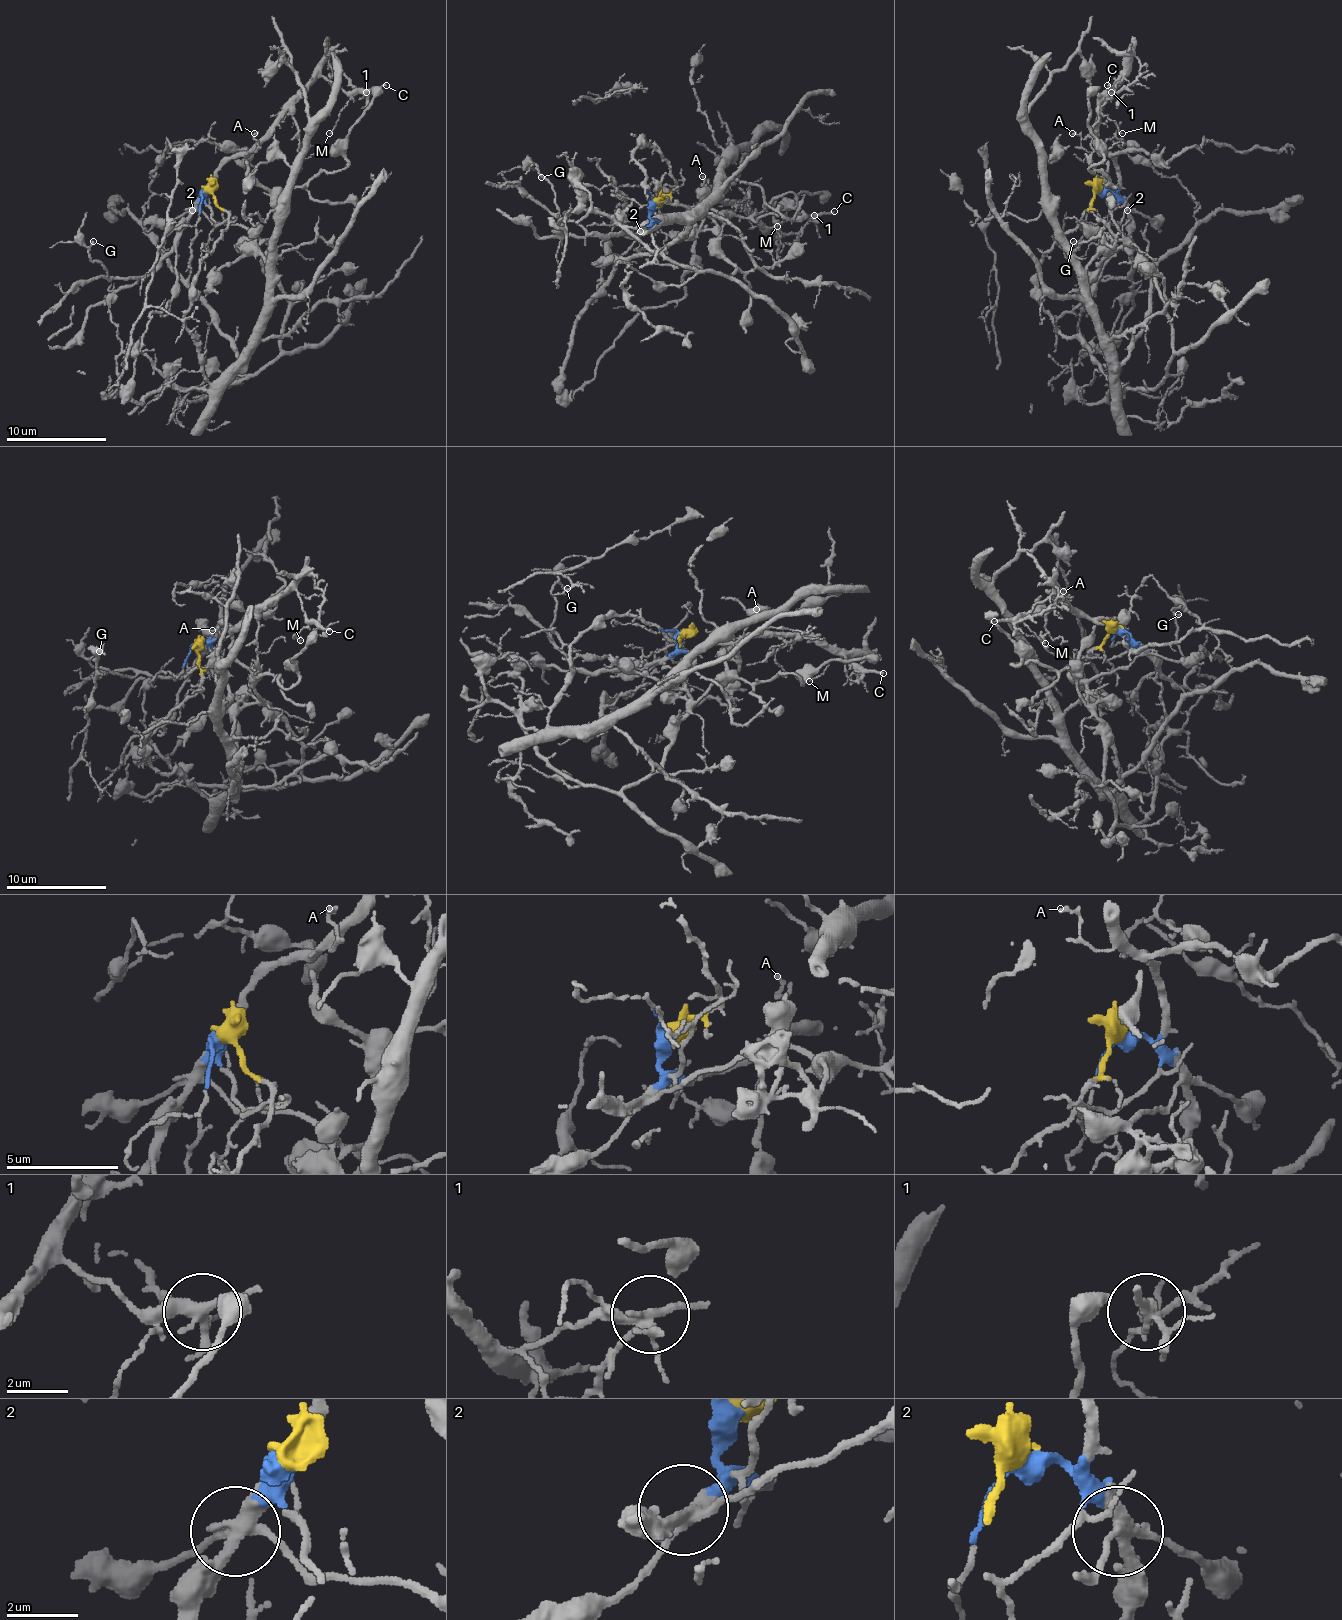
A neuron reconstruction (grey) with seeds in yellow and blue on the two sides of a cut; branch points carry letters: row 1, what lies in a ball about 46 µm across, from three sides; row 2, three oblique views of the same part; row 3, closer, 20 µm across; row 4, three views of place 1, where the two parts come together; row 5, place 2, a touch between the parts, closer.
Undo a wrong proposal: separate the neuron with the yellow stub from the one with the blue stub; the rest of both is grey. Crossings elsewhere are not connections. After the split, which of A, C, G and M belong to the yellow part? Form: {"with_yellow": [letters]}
{"with_yellow": []}

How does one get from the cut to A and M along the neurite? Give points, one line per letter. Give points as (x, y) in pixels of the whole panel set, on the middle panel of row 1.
A: (655, 203), (650, 215), (658, 221), (688, 215), (703, 200), (705, 185), (703, 175)
M: (655, 203), (653, 218), (663, 221), (705, 203), (738, 203), (766, 228), (798, 213), (788, 205), (778, 226)

